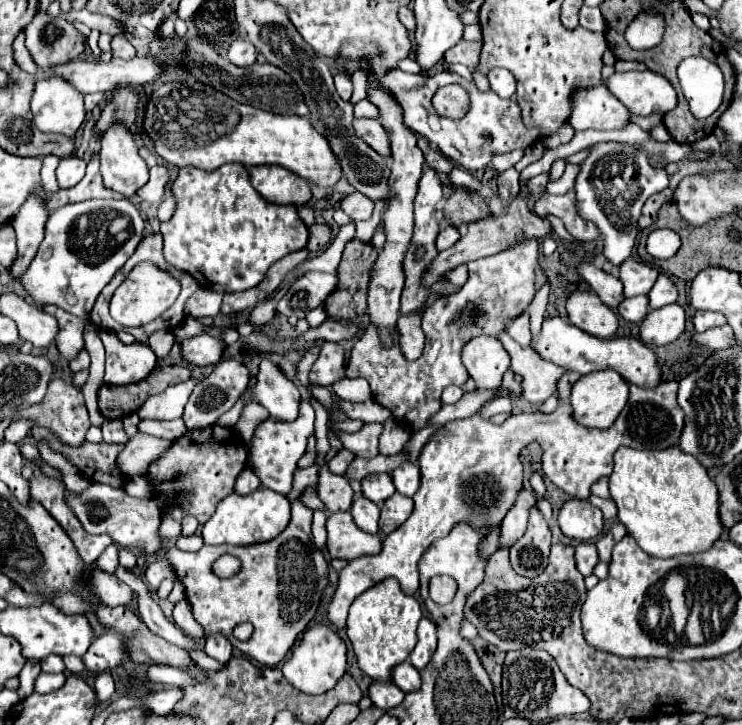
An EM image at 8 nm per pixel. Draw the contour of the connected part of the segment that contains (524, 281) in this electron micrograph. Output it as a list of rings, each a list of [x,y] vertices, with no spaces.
[[[523,237],[513,247],[469,263],[469,281],[449,297],[439,297],[423,313],[423,333],[427,337],[423,355],[417,361],[407,361],[399,347],[395,331],[393,349],[383,347],[377,327],[371,323],[351,349],[345,365],[347,377],[365,377],[371,385],[377,403],[387,407],[393,417],[407,421],[415,431],[429,425],[429,417],[441,409],[441,393],[447,385],[463,385],[469,379],[461,363],[461,349],[465,341],[477,335],[491,335],[505,331],[507,323],[519,317],[535,297],[535,265],[539,263],[539,241]]]

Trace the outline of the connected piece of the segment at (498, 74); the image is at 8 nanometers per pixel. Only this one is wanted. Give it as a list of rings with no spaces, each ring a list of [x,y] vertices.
[[[491,69],[487,77],[489,77],[489,83],[491,83],[491,89],[499,97],[511,99],[515,95],[515,77],[507,69]]]

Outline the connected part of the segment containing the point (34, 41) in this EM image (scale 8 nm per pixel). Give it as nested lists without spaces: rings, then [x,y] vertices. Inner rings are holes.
[[[37,13],[25,29],[25,45],[33,61],[45,69],[77,59],[87,49],[87,37],[63,17],[53,19],[47,13]]]

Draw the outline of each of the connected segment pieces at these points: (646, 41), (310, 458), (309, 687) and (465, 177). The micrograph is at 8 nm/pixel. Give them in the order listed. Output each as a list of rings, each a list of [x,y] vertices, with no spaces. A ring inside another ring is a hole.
[[[645,9],[629,25],[625,37],[627,37],[629,45],[635,49],[649,49],[649,47],[655,47],[661,43],[663,31],[665,31],[663,17],[653,9]]]
[[[311,435],[309,437],[309,445],[307,445],[307,451],[305,455],[299,459],[299,467],[309,467],[315,463],[315,437]]]
[[[315,625],[307,629],[299,641],[299,645],[293,649],[291,659],[283,663],[281,671],[295,685],[295,689],[309,693],[309,695],[319,695],[335,687],[335,683],[343,677],[347,669],[347,647],[345,641],[327,625]]]
[[[455,167],[451,173],[449,173],[449,183],[451,185],[455,185],[455,187],[467,187],[467,189],[471,189],[471,191],[477,191],[477,193],[481,193],[481,181],[477,179],[477,177],[473,177],[469,171],[465,171],[465,169],[459,169],[459,167]]]

